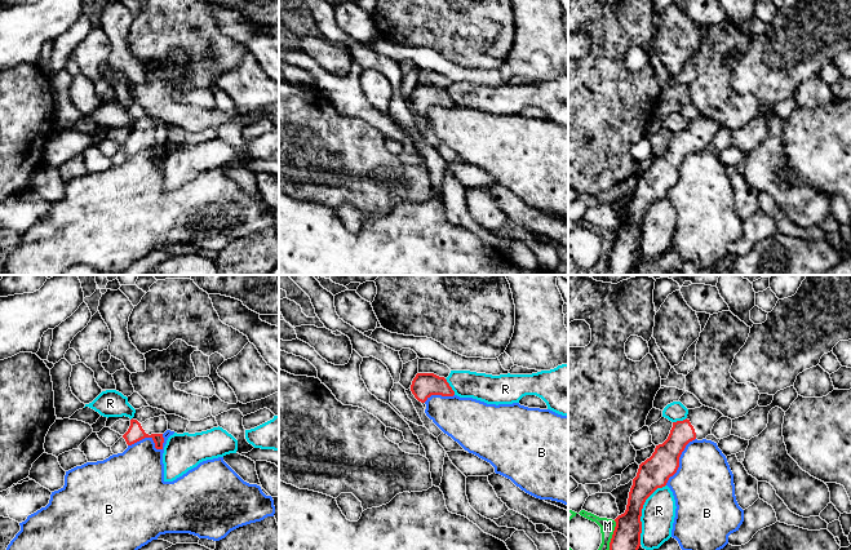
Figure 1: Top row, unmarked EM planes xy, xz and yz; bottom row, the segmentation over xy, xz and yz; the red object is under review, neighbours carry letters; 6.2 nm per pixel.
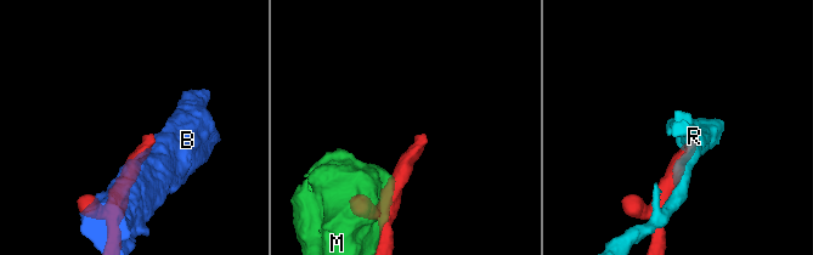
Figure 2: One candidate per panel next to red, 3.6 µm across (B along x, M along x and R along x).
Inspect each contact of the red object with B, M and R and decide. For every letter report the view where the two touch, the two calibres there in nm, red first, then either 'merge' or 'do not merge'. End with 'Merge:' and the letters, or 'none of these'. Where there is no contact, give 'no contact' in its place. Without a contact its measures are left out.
B: xy | 100/340 nm | do not merge
M: yz | 180/100 nm | do not merge
R: yz | 180/200 nm | do not merge
Merge: none of these

